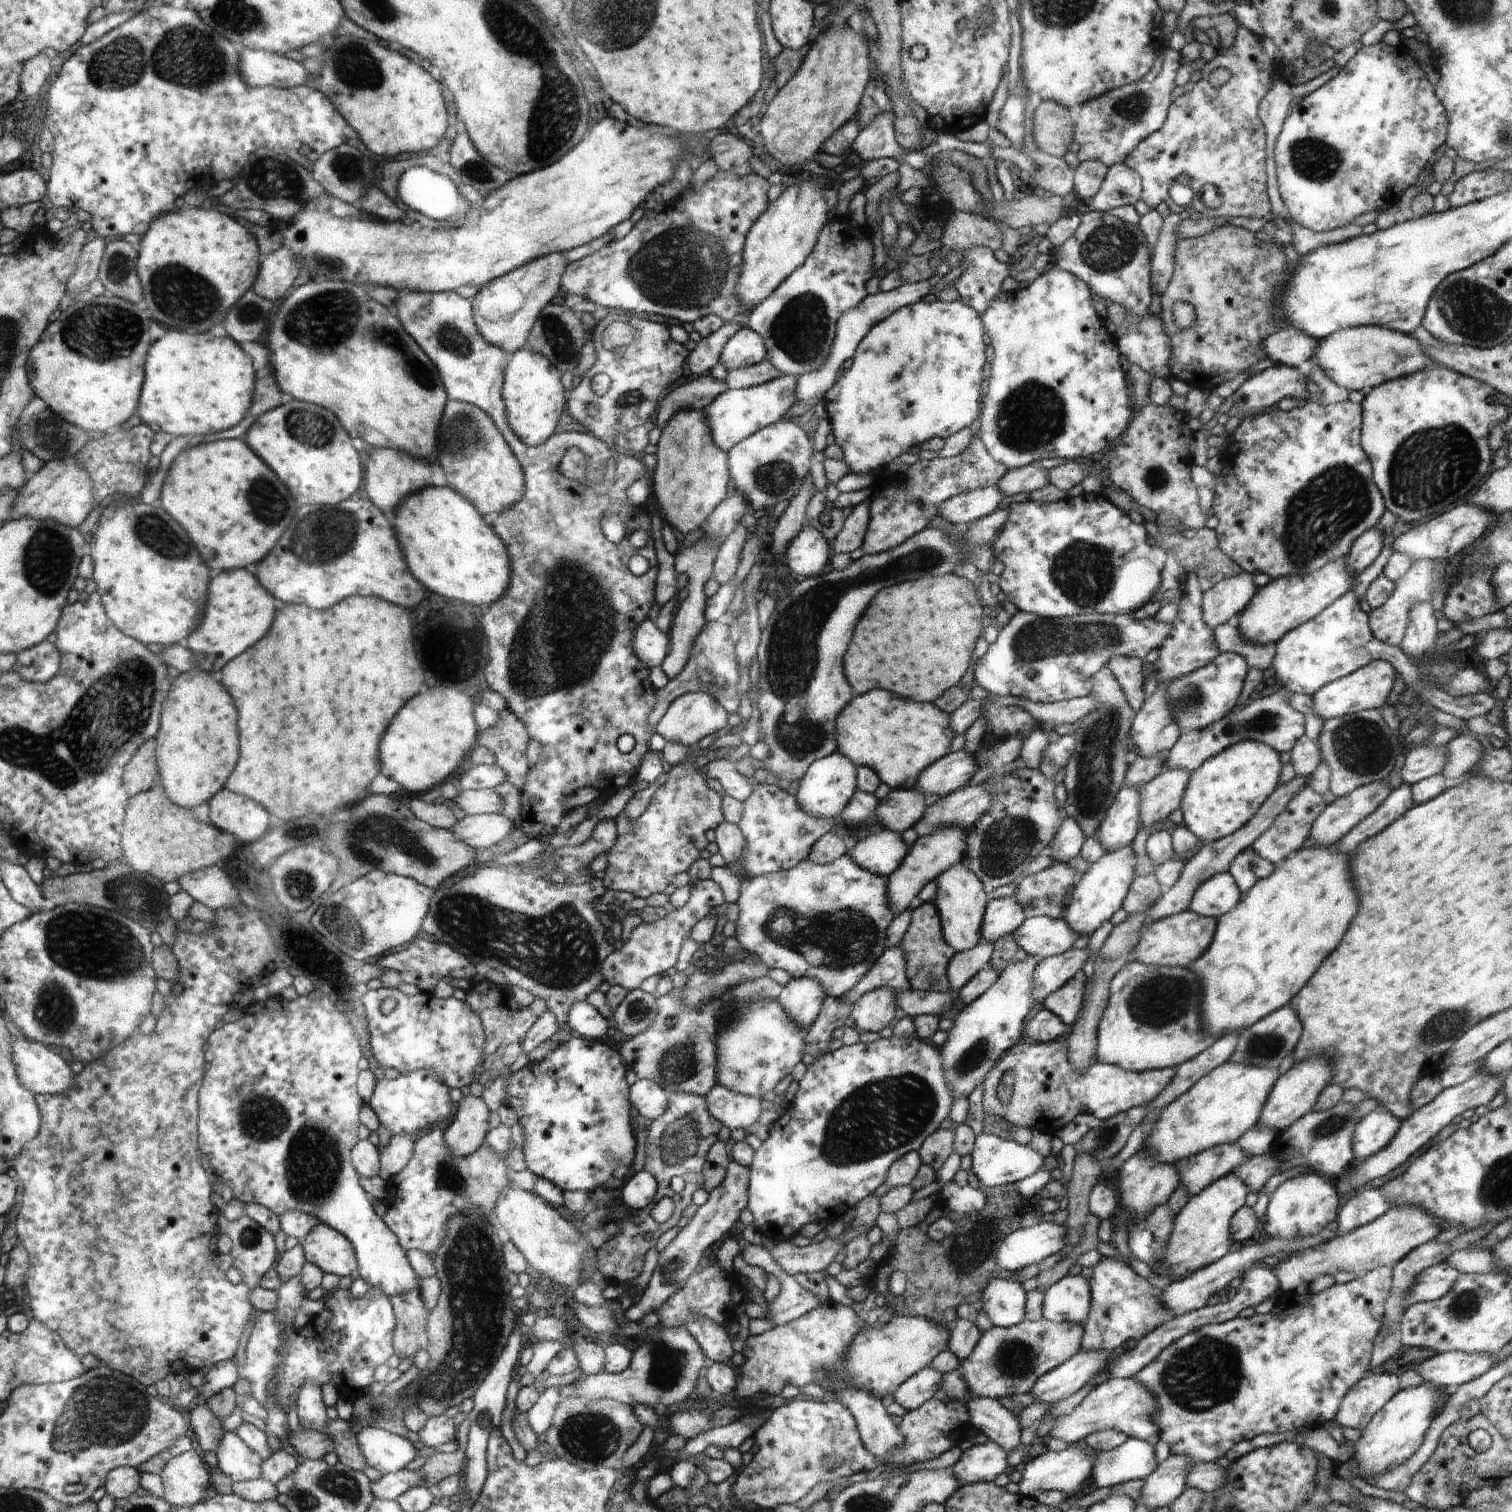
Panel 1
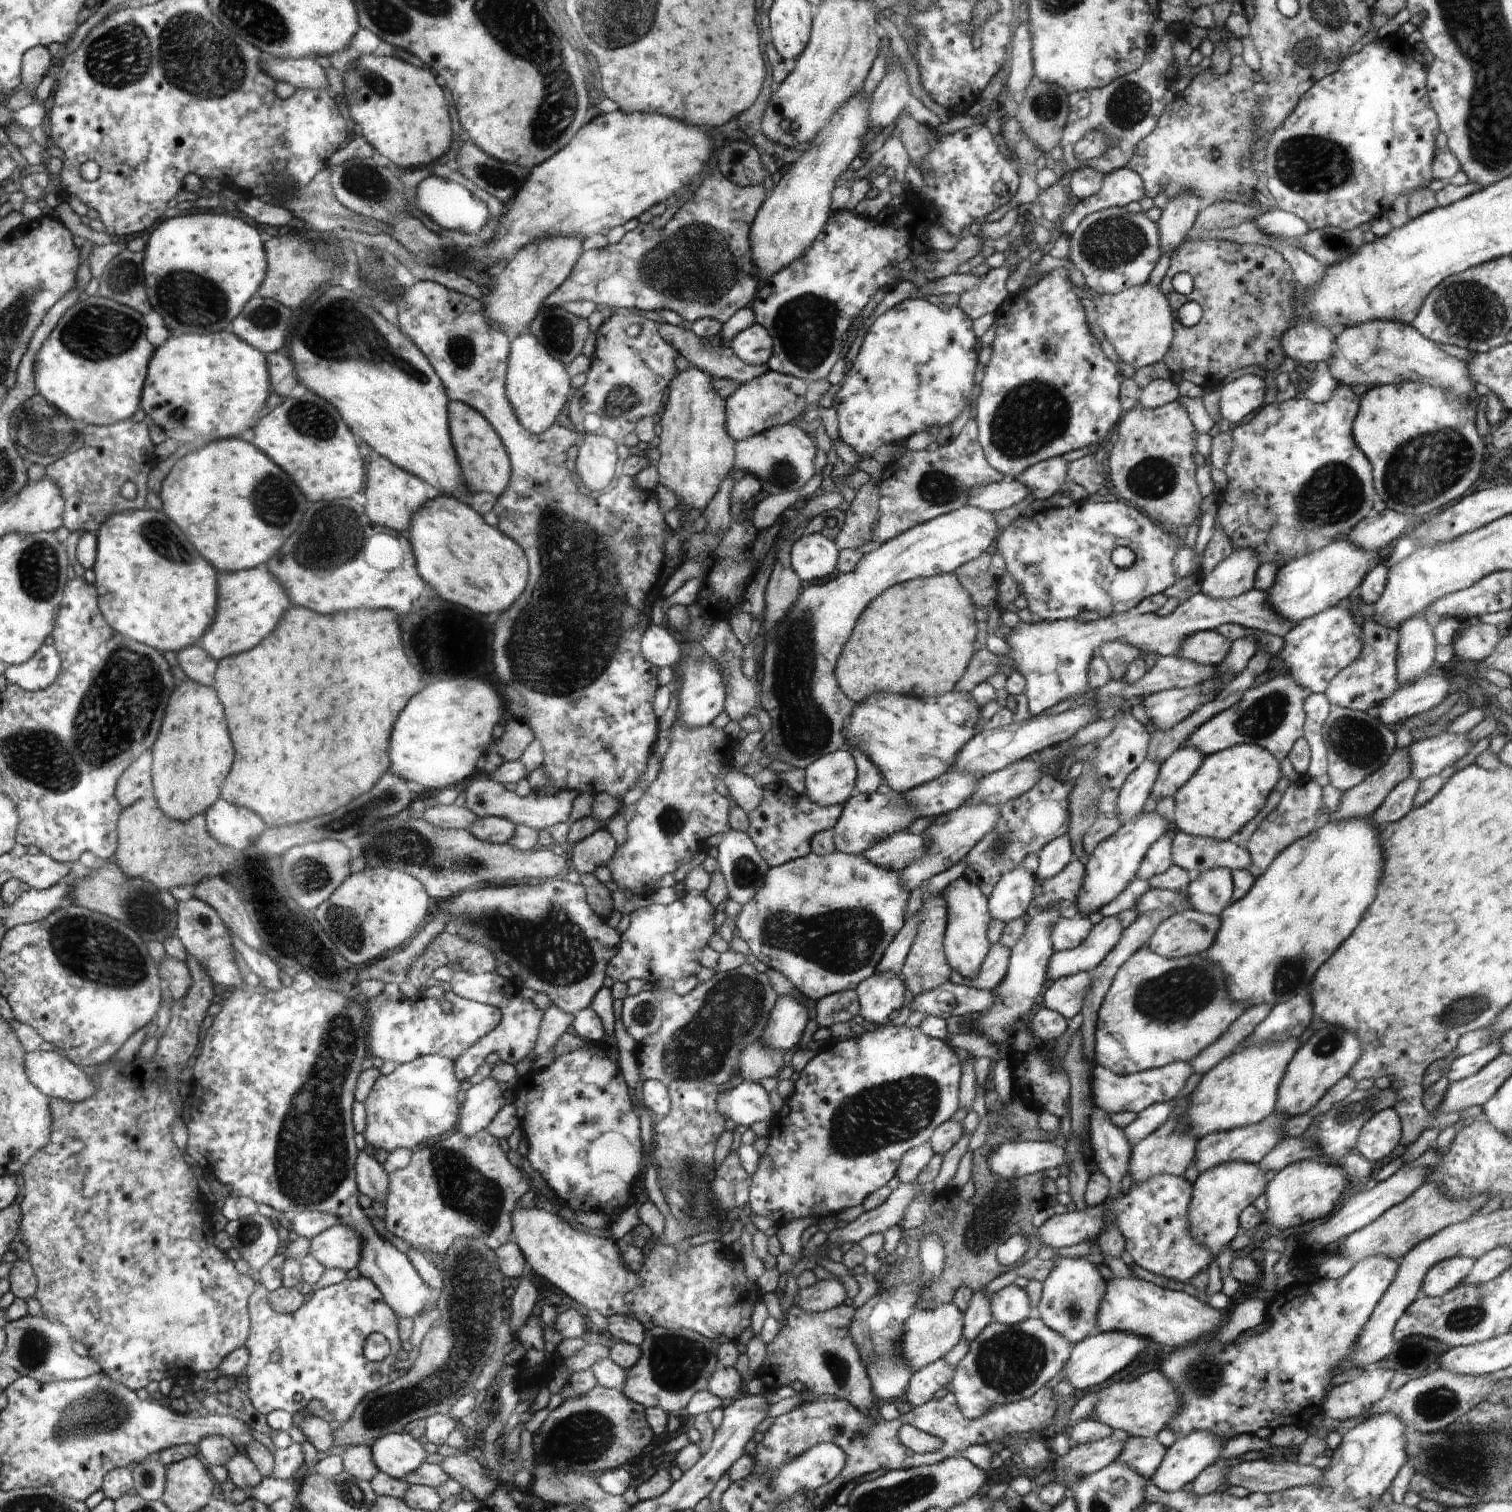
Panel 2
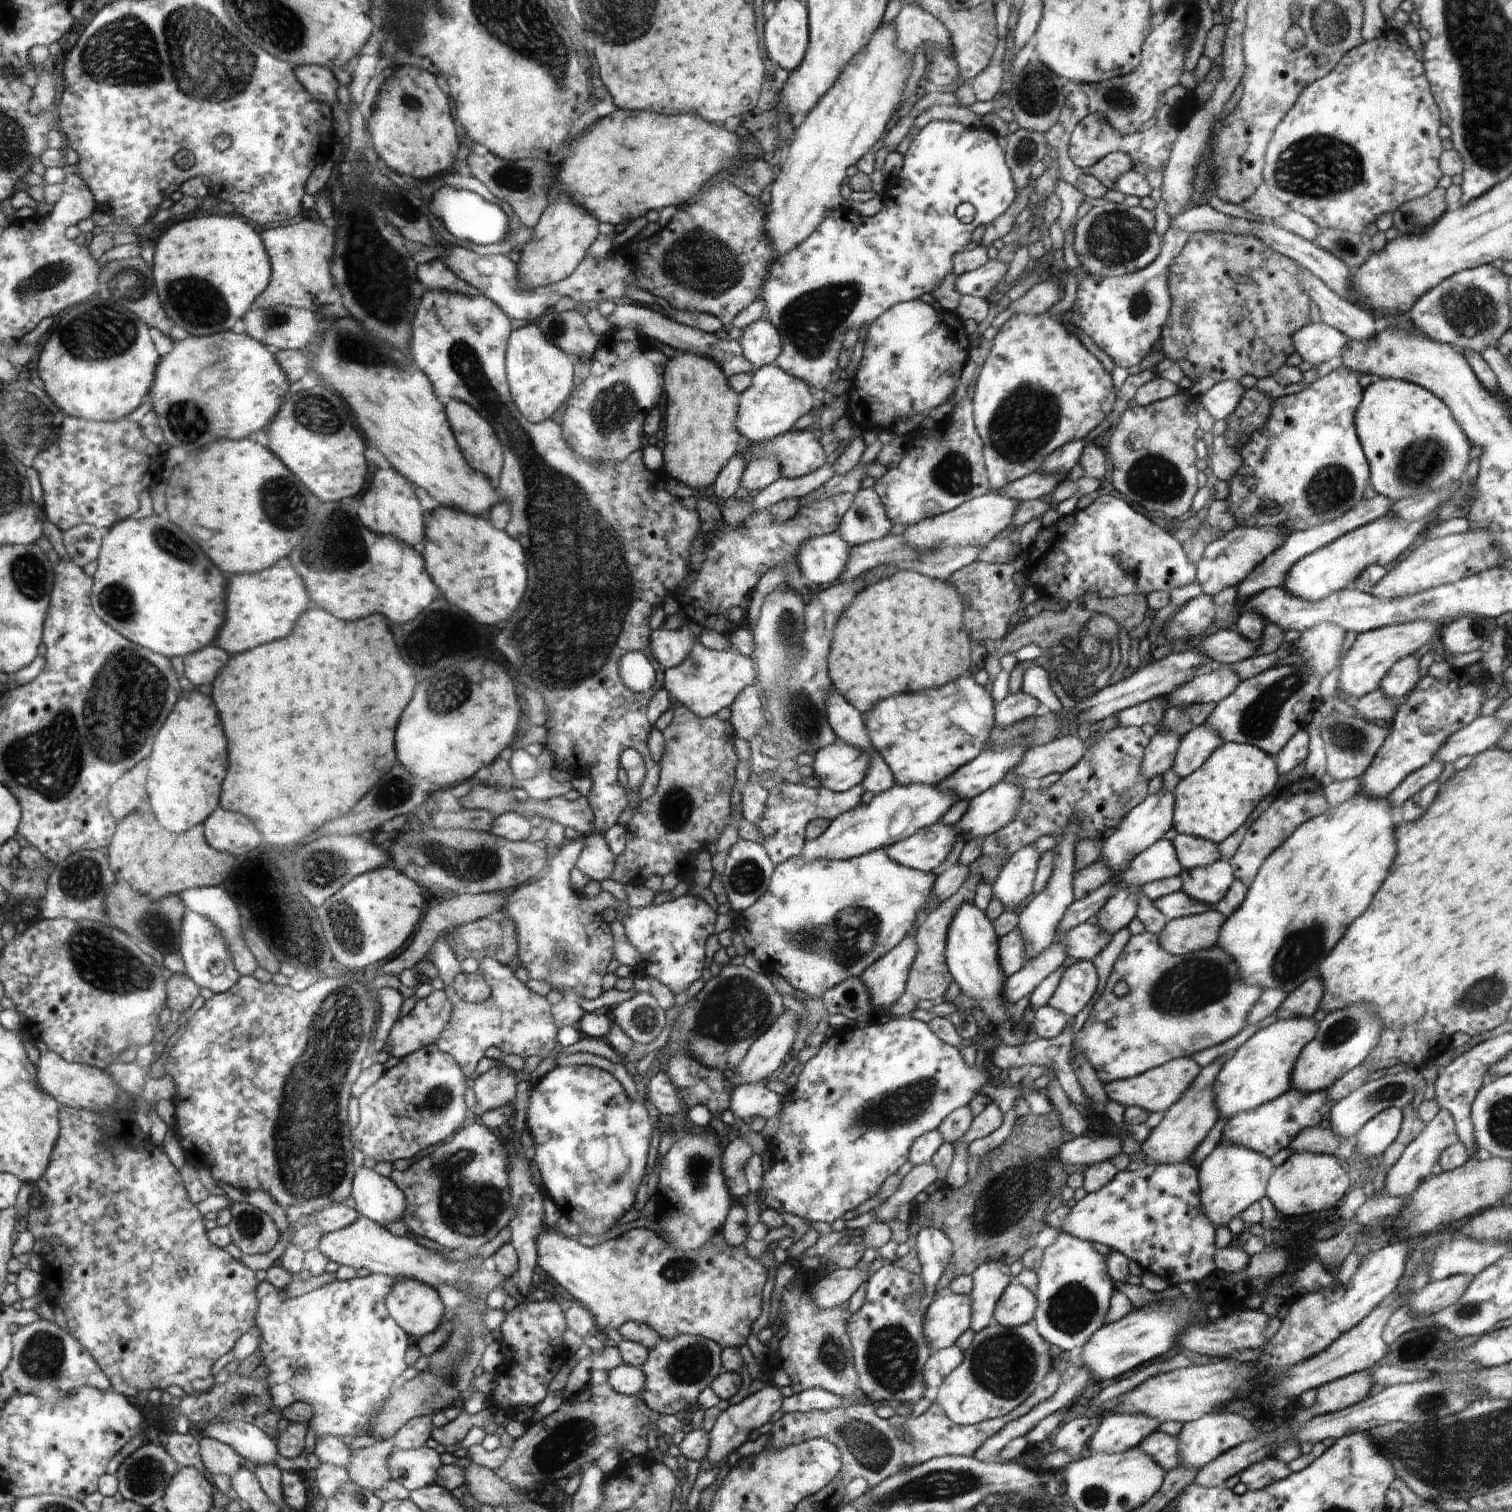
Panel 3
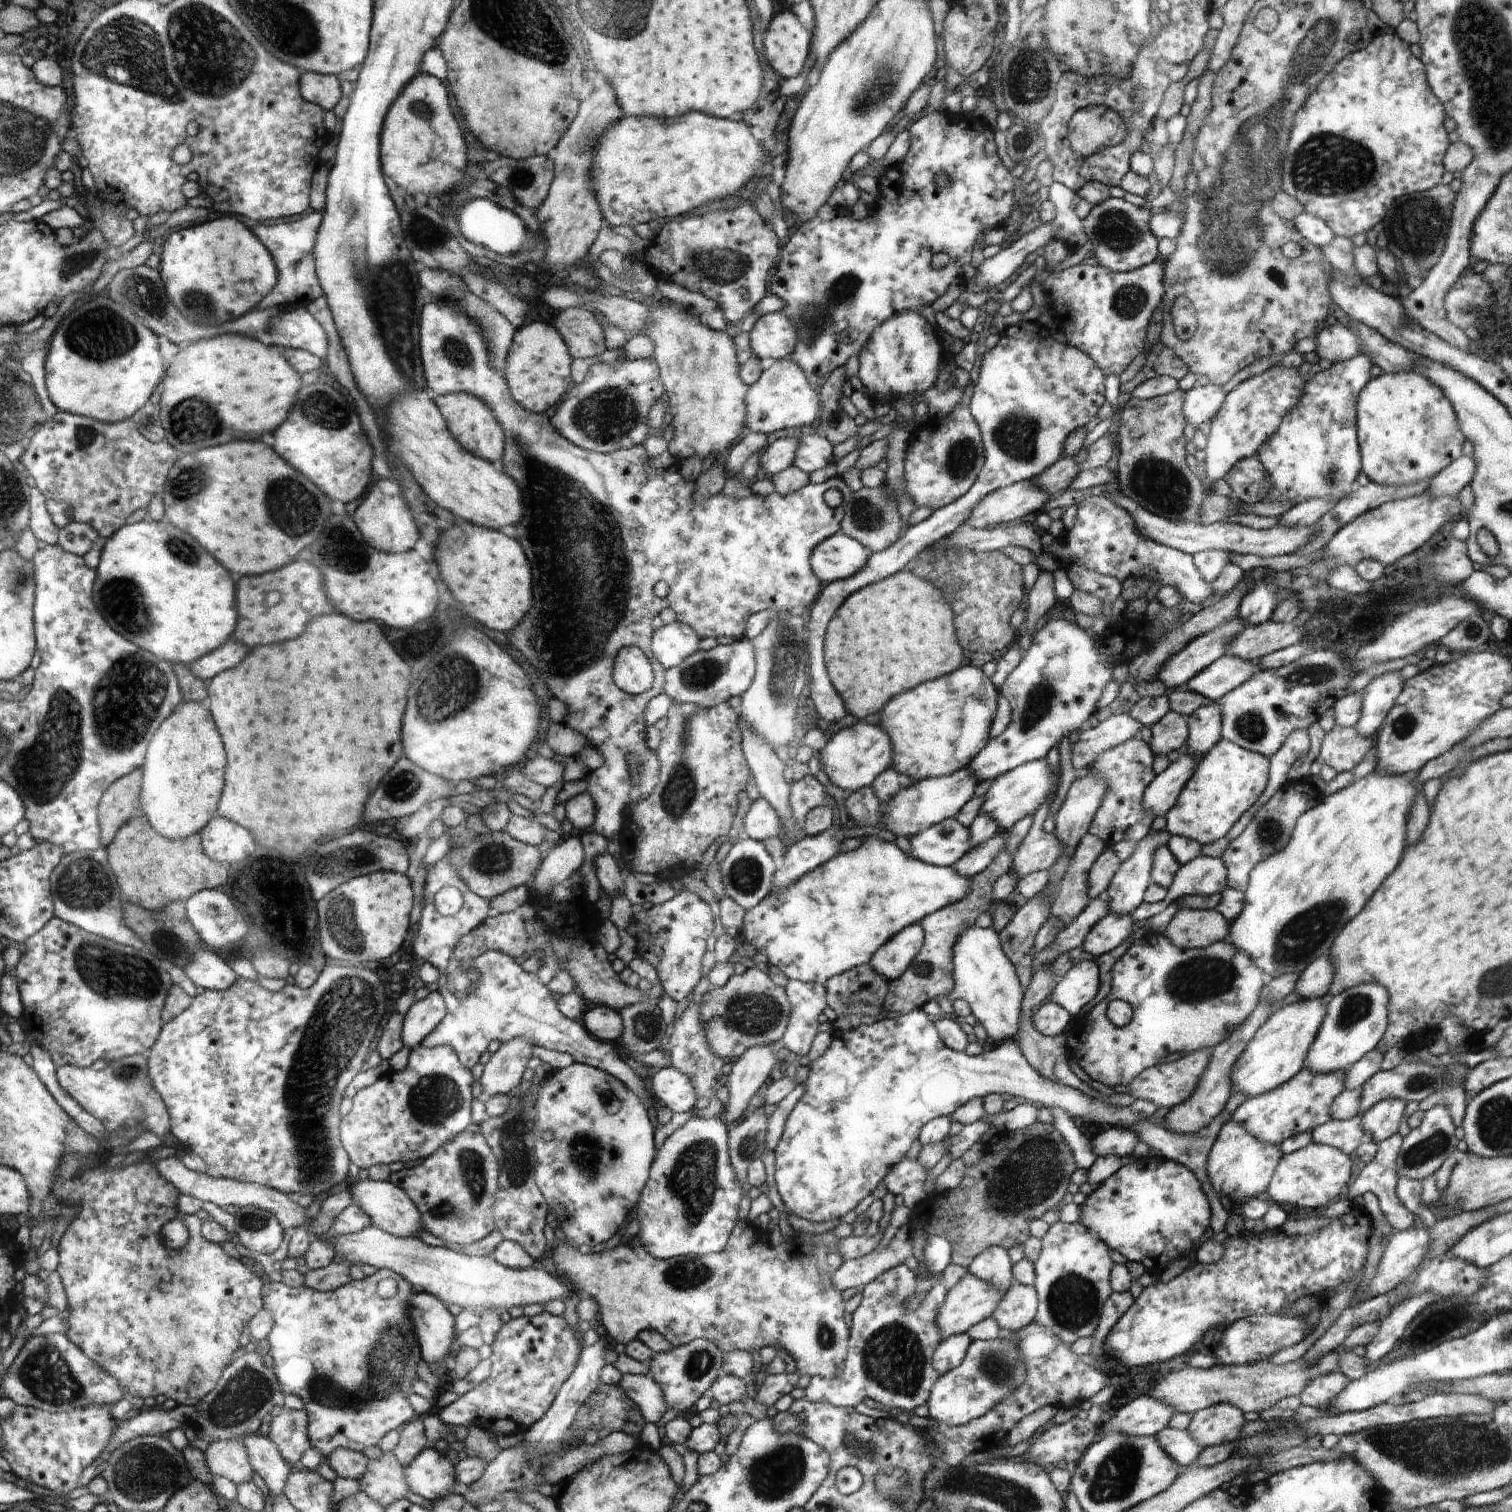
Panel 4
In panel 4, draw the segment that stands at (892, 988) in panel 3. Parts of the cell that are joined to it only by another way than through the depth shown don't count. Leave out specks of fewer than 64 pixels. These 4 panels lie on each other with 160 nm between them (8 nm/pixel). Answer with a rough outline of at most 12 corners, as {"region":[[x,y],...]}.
{"region":[[921,924],[885,942],[868,964],[887,982],[920,952]]}

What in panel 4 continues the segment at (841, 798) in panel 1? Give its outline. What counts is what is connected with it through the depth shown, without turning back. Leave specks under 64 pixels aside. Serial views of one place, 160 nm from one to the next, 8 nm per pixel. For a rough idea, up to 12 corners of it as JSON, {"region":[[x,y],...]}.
{"region":[[859,721],[817,756],[831,784],[853,793],[891,770],[882,727]]}

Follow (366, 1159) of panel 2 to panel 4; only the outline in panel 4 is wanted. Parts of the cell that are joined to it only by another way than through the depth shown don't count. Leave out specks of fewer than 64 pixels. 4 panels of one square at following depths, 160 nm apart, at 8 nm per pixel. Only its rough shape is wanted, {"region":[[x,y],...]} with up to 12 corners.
{"region":[[388,1179],[358,1180],[353,1202],[380,1230],[424,1230],[413,1200]]}

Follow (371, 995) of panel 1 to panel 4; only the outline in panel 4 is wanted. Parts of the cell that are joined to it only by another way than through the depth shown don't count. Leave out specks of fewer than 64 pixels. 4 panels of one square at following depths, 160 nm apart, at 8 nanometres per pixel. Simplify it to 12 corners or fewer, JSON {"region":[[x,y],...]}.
{"region":[[438,990],[414,1001],[401,1039],[420,1045],[447,1014]]}

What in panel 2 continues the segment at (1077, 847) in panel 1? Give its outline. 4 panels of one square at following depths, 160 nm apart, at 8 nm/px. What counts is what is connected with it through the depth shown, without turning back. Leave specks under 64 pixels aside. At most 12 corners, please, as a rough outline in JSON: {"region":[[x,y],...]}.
{"region":[[1069,833],[1042,848],[1035,878],[1057,875],[1074,858]]}

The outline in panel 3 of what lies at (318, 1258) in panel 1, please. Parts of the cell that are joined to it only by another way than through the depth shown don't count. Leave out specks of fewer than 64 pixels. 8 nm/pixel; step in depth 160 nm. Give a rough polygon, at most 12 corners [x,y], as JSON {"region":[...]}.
{"region":[[359,1216],[323,1234],[332,1268],[406,1275],[486,1296],[506,1281]]}

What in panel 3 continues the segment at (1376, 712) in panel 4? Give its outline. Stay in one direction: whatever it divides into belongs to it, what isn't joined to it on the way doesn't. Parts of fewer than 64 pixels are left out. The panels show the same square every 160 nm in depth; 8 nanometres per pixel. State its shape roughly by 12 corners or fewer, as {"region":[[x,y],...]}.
{"region":[[1414,653],[1382,678],[1382,692],[1404,698],[1414,690],[1420,664]]}

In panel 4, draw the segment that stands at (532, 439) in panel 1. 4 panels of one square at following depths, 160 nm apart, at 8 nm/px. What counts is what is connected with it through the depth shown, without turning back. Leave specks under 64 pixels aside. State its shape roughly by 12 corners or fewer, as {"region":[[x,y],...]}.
{"region":[[551,322],[515,329],[505,373],[529,413],[560,402],[570,353]]}

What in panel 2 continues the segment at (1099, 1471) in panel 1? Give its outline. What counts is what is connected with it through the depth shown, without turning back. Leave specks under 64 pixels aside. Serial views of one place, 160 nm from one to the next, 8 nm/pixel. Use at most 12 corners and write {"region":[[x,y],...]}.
{"region":[[1129,1437],[1117,1461],[1151,1480],[1167,1450],[1157,1437]]}

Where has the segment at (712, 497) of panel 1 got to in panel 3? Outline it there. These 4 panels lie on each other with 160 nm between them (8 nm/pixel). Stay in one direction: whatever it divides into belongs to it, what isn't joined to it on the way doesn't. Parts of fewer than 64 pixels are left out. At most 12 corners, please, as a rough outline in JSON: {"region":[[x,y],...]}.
{"region":[[676,351],[665,370],[669,478],[710,493],[738,450],[740,395]]}

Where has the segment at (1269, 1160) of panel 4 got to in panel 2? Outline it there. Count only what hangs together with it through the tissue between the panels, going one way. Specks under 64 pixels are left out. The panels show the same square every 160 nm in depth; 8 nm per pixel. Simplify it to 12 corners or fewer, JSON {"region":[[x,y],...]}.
{"region":[[1257,1164],[1198,1175],[1187,1214],[1214,1256],[1240,1232],[1240,1213],[1267,1189]]}

